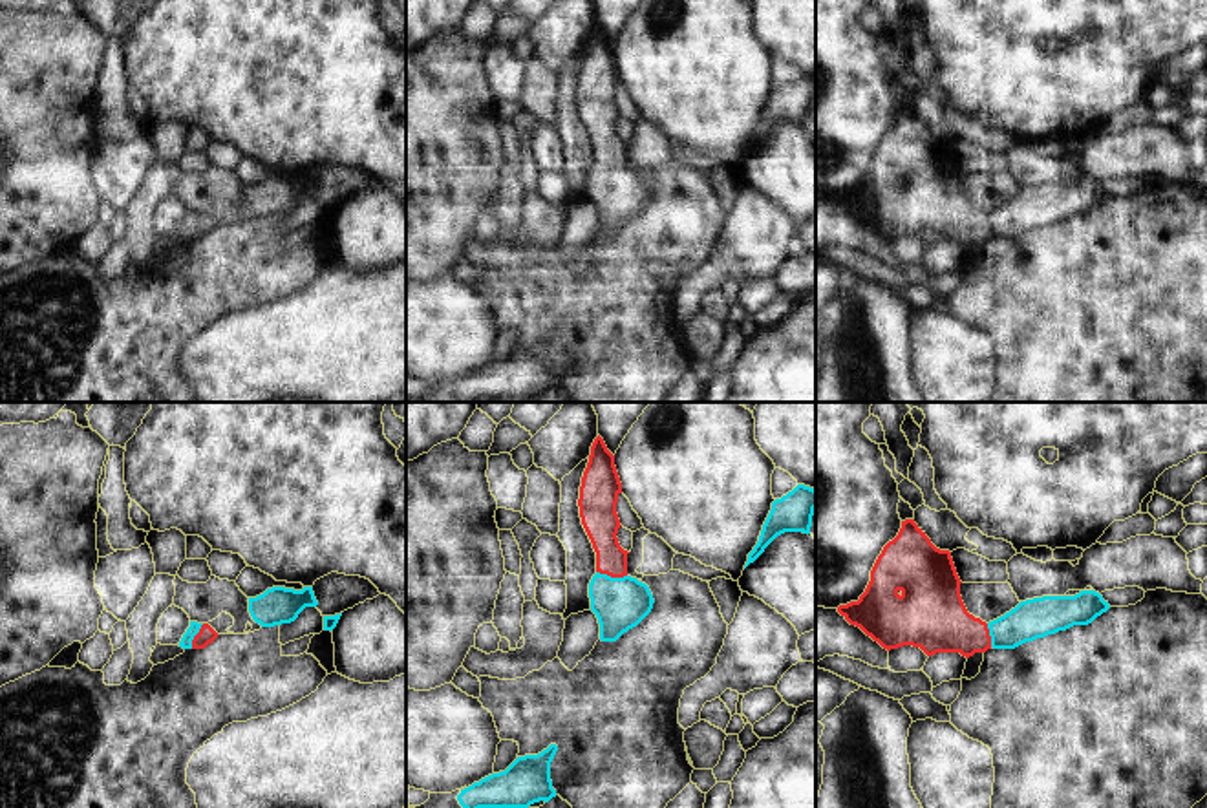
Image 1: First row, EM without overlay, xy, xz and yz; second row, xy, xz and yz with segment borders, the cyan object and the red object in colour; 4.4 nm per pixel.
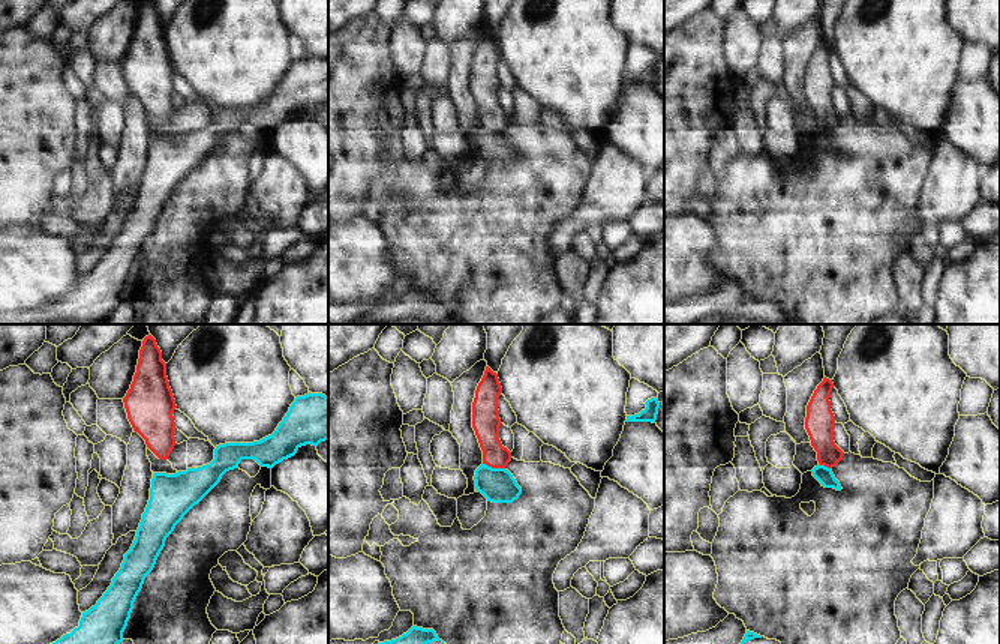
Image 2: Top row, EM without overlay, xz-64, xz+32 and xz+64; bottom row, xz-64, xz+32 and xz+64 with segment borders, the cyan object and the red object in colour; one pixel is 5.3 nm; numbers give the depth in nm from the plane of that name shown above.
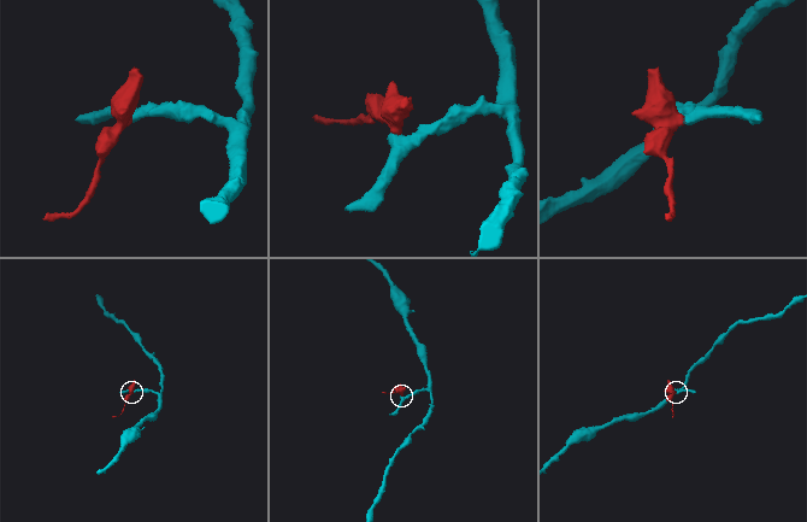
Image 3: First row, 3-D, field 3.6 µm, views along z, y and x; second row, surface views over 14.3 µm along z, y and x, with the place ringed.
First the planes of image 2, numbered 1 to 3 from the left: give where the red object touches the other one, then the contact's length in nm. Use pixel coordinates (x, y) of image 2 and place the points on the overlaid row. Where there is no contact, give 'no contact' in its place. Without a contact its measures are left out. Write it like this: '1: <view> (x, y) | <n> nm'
1: no contact
2: xz+32 (494, 469) | 120 nm
3: xz+64 (823, 466) | 70 nm

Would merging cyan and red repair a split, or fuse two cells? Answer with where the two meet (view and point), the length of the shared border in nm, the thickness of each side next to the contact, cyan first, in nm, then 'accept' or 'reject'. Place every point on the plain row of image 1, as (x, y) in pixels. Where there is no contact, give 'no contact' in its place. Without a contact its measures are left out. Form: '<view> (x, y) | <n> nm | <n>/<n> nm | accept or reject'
xz (609, 167) | 140 nm | 240/160 nm | accept

